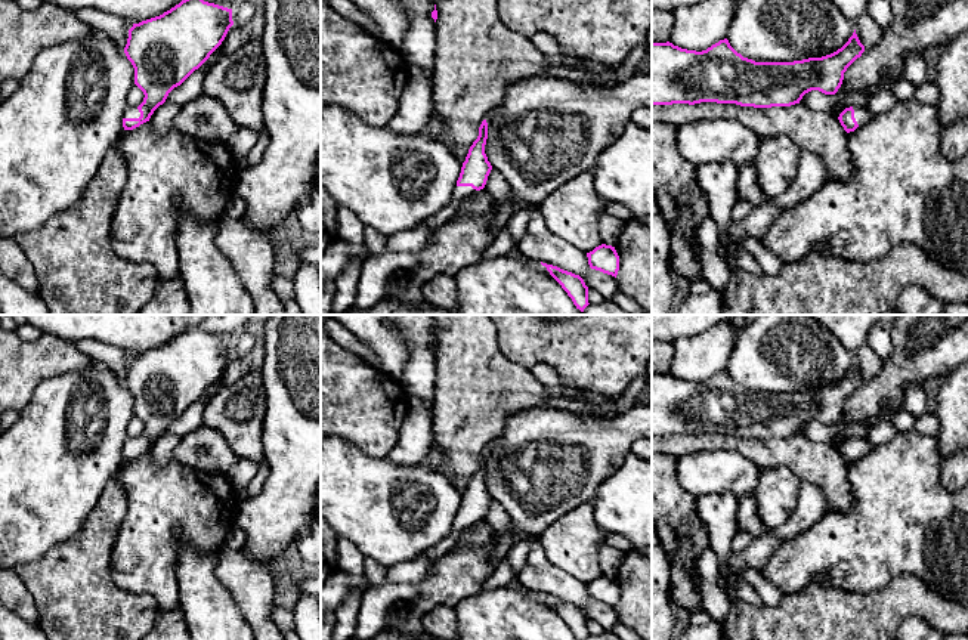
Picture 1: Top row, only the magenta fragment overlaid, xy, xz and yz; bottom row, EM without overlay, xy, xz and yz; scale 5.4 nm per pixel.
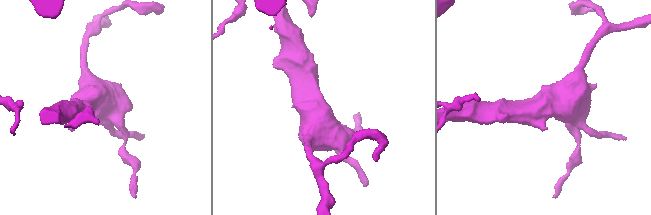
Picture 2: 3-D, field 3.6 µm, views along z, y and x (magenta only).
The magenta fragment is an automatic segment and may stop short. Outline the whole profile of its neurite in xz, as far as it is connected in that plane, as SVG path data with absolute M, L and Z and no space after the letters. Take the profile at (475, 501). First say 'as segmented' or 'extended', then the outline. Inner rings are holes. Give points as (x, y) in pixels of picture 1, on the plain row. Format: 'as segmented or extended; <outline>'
extended; M483 451L479 458L479 467L470 477L466 492L463 494L461 504L457 511L457 517L452 523L451 534L437 545L426 550L420 556L421 559L439 560L442 556L445 556L455 547L458 537L466 529L471 528L474 523L485 519L488 507L492 501L492 497L485 485L486 470L488 470L488 454L486 451Z

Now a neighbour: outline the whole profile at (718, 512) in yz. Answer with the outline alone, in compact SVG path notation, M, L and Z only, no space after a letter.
M730 492L706 494L696 498L696 508L706 526L709 547L720 563L720 575L726 579L727 588L734 591L742 576L730 571L727 560L733 551L733 535L737 531L739 498Z

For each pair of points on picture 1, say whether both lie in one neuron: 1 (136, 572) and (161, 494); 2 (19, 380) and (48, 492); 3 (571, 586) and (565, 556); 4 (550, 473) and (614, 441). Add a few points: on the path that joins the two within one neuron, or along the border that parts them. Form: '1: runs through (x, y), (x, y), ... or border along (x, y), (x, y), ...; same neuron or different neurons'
1: runs through (145, 553), (152, 513); same neuron
2: border along (48, 379), (37, 386), (31, 399), (18, 413); different neurons
3: border along (543, 549), (553, 565), (585, 584); different neurons
4: runs through (566, 457), (597, 444); same neuron

